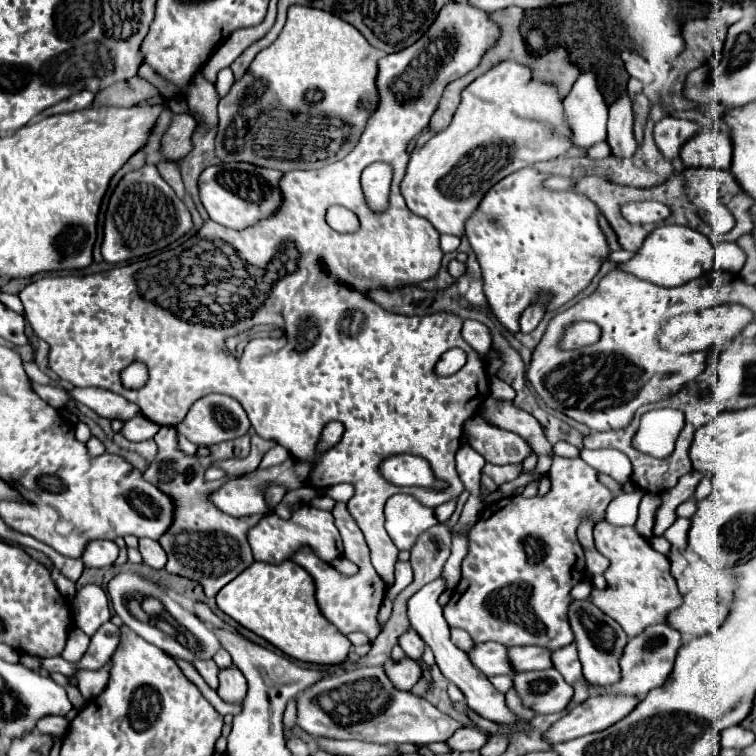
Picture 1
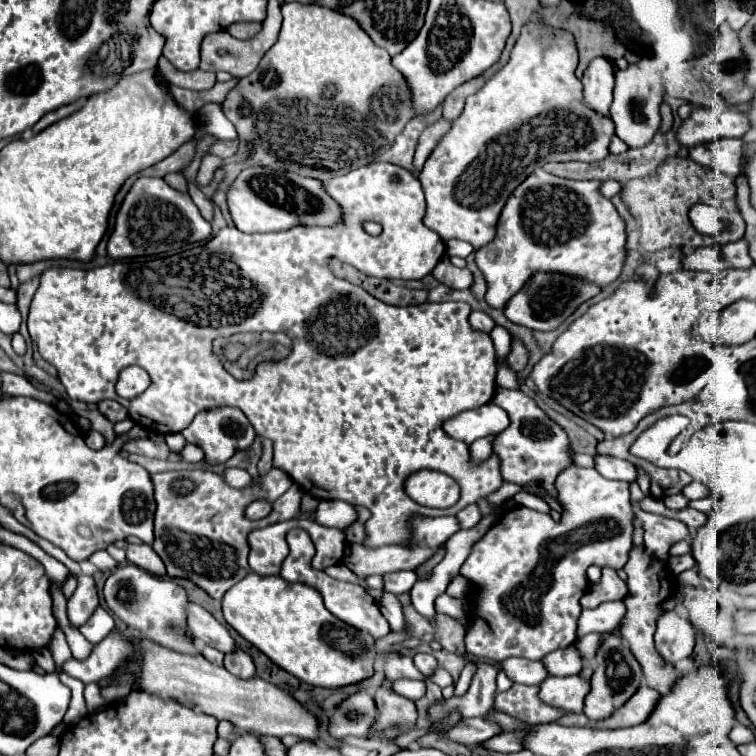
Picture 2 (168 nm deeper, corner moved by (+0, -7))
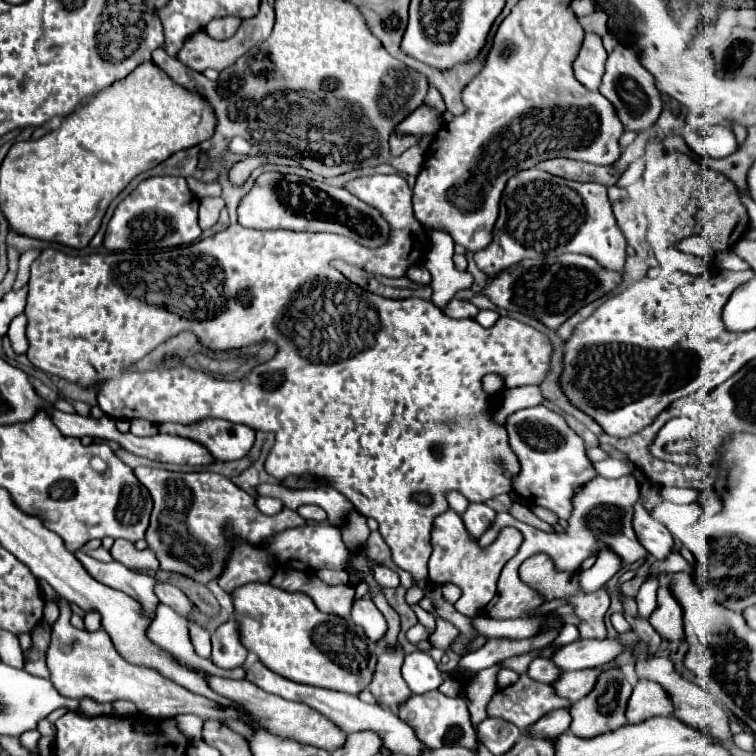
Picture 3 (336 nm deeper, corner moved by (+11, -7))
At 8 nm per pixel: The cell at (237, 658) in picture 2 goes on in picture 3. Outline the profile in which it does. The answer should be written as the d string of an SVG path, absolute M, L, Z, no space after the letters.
M234 619L218 625L212 635L212 663L220 669L236 669L246 661L246 649L238 639L238 627Z

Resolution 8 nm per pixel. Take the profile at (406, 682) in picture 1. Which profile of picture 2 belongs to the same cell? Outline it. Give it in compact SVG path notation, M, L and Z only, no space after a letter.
M379 687L375 691L375 707L377 707L377 721L375 731L387 731L391 727L399 729L413 729L417 719L415 703L397 695L393 689Z

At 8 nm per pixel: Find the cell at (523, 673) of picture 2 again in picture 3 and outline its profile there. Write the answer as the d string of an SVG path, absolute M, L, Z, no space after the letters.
M534 659L530 665L528 665L528 671L526 675L534 681L540 681L540 683L552 683L552 679L556 679L560 675L558 667L550 661L550 659Z

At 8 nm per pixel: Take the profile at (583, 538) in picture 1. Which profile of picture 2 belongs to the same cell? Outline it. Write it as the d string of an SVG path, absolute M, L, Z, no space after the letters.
M609 567L602 568L602 576L597 585L588 589L585 595L581 597L582 609L595 609L597 605L605 601L621 601L627 597L627 585L614 569Z

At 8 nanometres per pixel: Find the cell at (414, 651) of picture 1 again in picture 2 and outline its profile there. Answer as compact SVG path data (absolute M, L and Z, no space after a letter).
M417 653L417 655L413 657L413 661L415 661L415 667L423 673L425 679L431 677L433 671L437 669L437 659L435 659L433 655L429 655L429 653Z

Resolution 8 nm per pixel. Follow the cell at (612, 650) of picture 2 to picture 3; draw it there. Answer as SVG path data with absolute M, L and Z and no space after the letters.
M602 667L594 689L586 697L582 697L580 701L572 703L570 731L580 737L592 737L592 735L600 735L604 731L614 731L622 725L626 725L624 711L626 711L626 701L628 701L630 693L632 693L632 685L628 683L628 679L624 677L620 667Z

